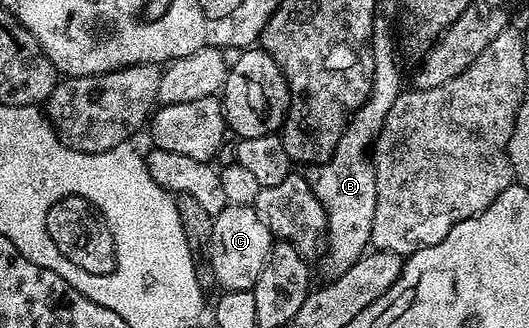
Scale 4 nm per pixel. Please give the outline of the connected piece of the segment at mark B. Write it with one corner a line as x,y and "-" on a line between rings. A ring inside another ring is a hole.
383,30
376,31
371,38
371,53
373,54
373,82
367,95
366,102
351,115
351,120
341,134
341,142
337,142
337,150
323,164
316,164
306,169
305,175
311,184
317,202
327,211
327,235
325,237
325,251
323,256
323,272
327,278
334,278
345,274
357,258
372,247
371,235
373,234
373,214
377,210
377,174
373,149
375,140
381,134
381,126
389,114
389,106
397,100
400,92
404,91
405,84
399,70
399,56
395,53
395,40

